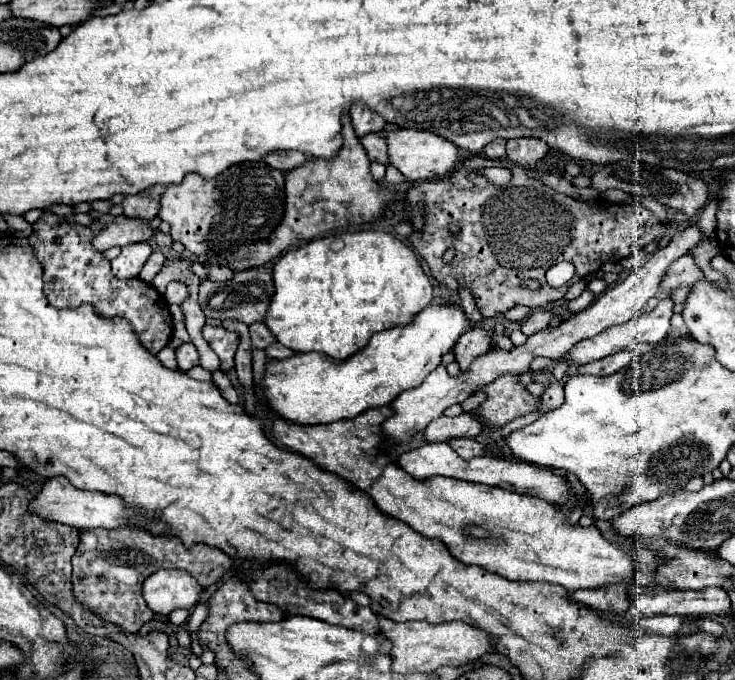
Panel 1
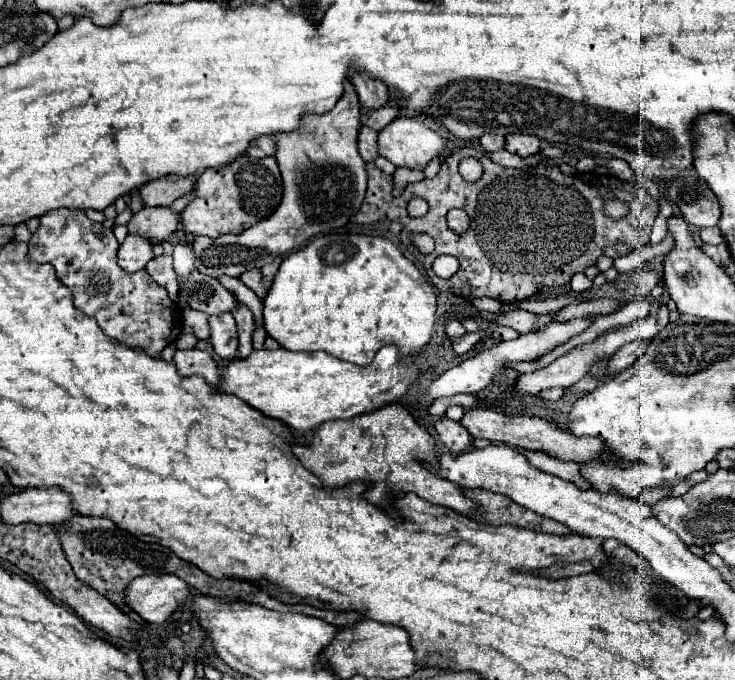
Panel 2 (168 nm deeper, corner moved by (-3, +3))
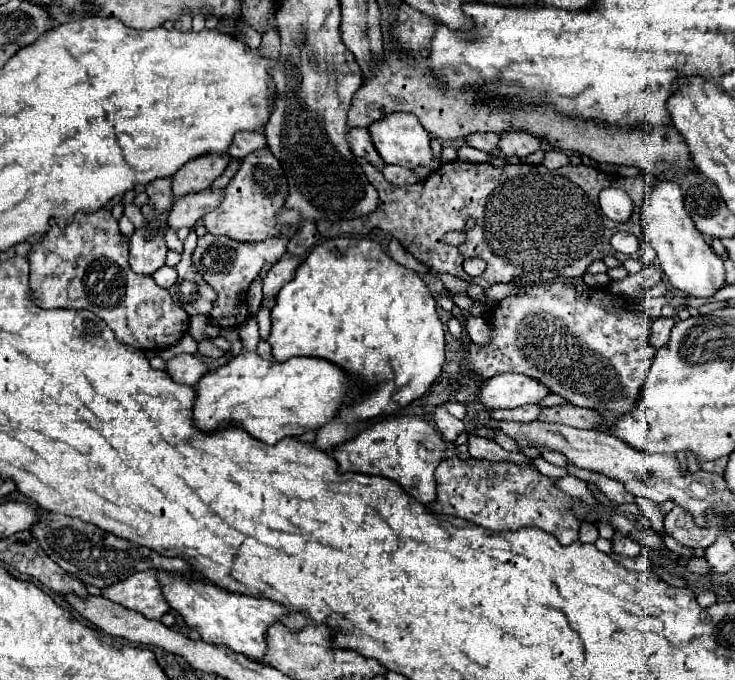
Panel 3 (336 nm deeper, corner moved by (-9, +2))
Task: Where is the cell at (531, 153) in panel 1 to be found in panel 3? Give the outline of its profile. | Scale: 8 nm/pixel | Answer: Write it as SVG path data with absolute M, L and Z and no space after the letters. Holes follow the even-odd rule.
M503 132L499 148L501 148L503 156L523 158L523 156L529 156L529 154L541 150L541 142L537 136L533 136L529 132Z

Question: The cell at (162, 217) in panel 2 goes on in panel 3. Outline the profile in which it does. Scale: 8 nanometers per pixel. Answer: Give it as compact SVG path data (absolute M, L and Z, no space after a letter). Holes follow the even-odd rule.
M203 190L197 194L187 194L175 200L173 208L167 212L167 224L171 230L179 228L193 228L197 220L203 218L209 210L213 210L221 202L221 190L211 192Z

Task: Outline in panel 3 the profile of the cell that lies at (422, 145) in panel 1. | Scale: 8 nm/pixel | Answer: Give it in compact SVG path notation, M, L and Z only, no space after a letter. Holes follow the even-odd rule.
M389 114L383 120L371 124L369 132L377 152L387 164L415 168L419 164L429 166L433 162L429 146L431 134L423 130L413 114Z

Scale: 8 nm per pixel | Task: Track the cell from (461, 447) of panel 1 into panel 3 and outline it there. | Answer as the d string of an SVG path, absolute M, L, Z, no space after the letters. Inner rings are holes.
M439 406L439 408L435 410L435 414L433 414L433 416L435 416L437 428L439 428L439 432L443 434L443 438L445 438L445 440L455 442L455 440L457 440L457 436L465 432L465 424L463 424L463 420L457 420L455 416L451 416L443 406Z

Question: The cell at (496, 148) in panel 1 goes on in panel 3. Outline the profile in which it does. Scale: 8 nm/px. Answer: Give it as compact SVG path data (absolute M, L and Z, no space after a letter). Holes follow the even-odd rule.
M483 132L483 134L471 134L469 138L467 138L467 142L469 142L469 146L473 146L473 148L477 148L477 150L485 150L485 152L493 152L493 150L497 150L499 148L499 134L495 134L495 132Z

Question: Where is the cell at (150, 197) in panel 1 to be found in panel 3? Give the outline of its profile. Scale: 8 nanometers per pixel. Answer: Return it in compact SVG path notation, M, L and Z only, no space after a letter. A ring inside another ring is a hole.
M207 154L203 158L195 158L187 162L173 178L171 178L171 192L175 198L185 194L203 192L211 186L211 182L223 174L227 164L231 162L231 156L227 154Z

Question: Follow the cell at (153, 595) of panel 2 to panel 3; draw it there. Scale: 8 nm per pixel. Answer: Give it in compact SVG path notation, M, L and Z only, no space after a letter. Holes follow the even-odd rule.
M157 570L131 574L129 578L125 578L125 582L117 582L105 588L103 596L153 620L161 620L171 610L167 600L163 598Z

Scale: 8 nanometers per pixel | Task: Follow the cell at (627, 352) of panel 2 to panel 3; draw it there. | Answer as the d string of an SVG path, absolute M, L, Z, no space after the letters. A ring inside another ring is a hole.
M661 318L661 320L655 320L655 322L653 322L651 334L649 334L649 344L651 344L655 350L669 342L669 332L671 332L673 324L675 324L673 318Z

